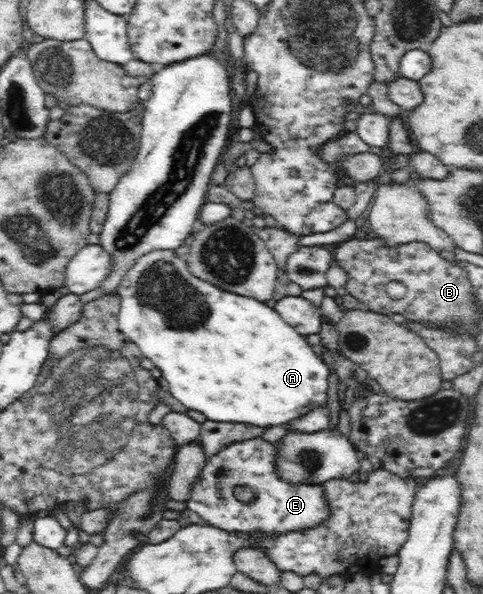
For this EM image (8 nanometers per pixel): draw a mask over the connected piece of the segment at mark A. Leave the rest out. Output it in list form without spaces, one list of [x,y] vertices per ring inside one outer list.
[[[157,249],[139,257],[137,261],[124,273],[121,284],[115,289],[115,294],[120,299],[120,310],[118,314],[118,329],[134,341],[145,357],[149,357],[156,365],[159,373],[167,380],[167,396],[177,399],[185,405],[186,409],[195,409],[204,414],[205,419],[217,423],[240,423],[251,427],[284,427],[291,425],[293,421],[299,421],[301,417],[309,415],[315,409],[326,409],[329,399],[329,368],[323,360],[315,354],[306,336],[300,334],[291,324],[287,324],[272,307],[265,302],[257,301],[253,297],[243,297],[235,293],[223,291],[214,285],[190,273],[186,268],[186,261],[177,259],[171,250]]]

